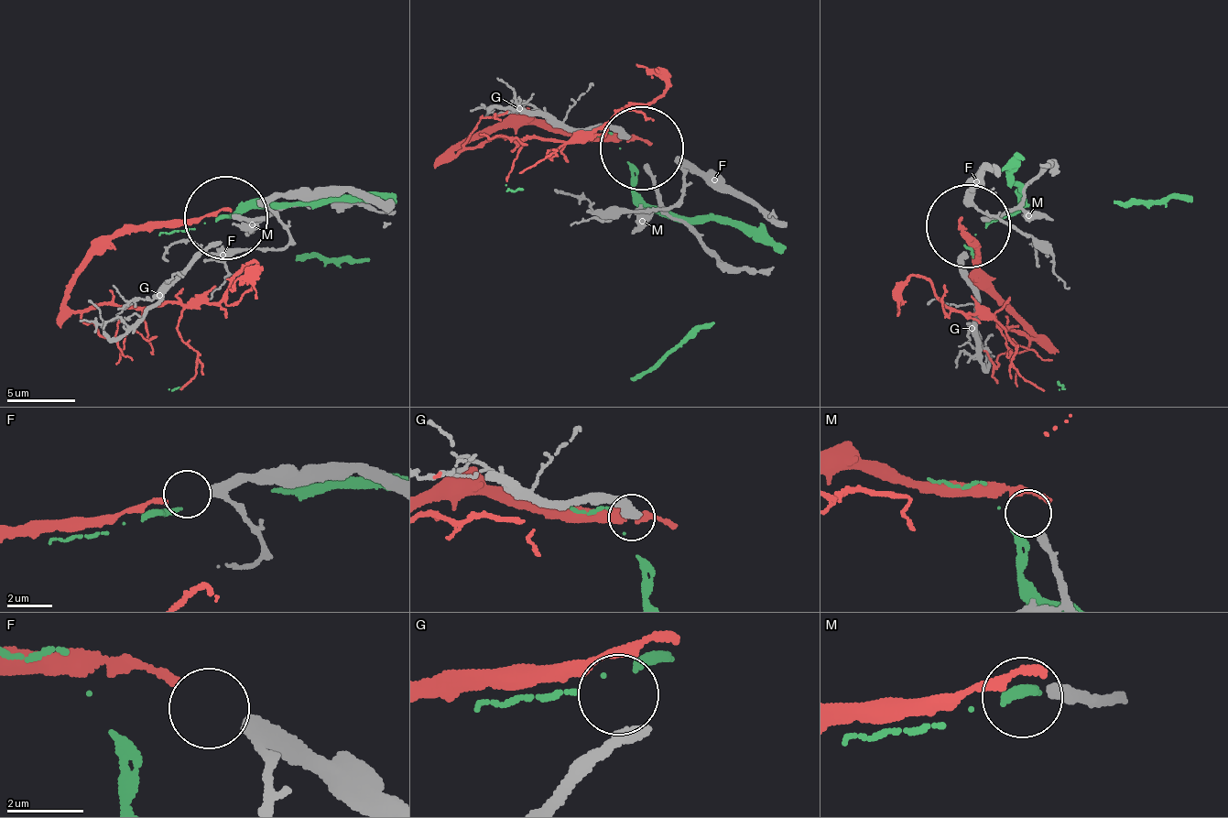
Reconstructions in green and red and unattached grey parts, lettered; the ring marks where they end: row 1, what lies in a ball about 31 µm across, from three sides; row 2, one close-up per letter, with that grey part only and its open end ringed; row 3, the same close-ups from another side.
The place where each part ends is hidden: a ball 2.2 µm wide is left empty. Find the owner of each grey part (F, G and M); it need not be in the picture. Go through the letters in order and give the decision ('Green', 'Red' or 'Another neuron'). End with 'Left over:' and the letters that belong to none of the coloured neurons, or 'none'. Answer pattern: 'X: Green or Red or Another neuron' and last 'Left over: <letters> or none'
F: Red
G: Green
M: Another neuron
Left over: M

